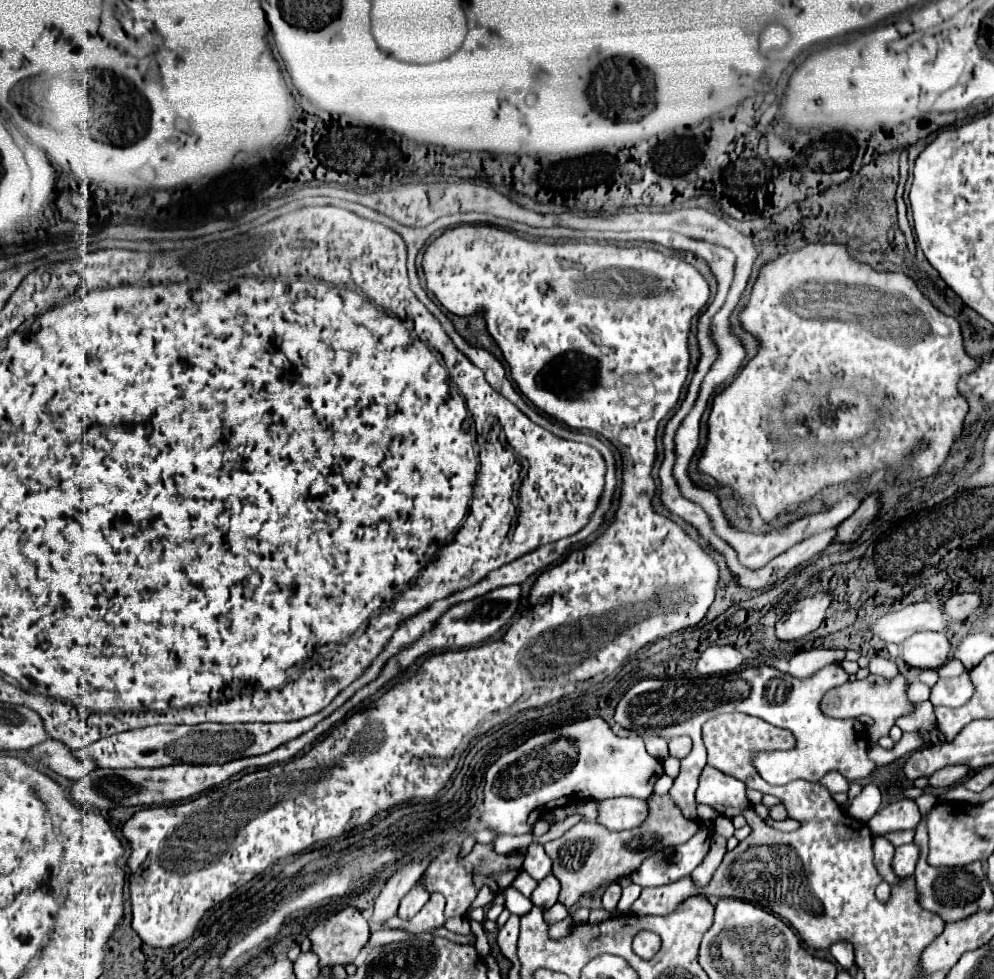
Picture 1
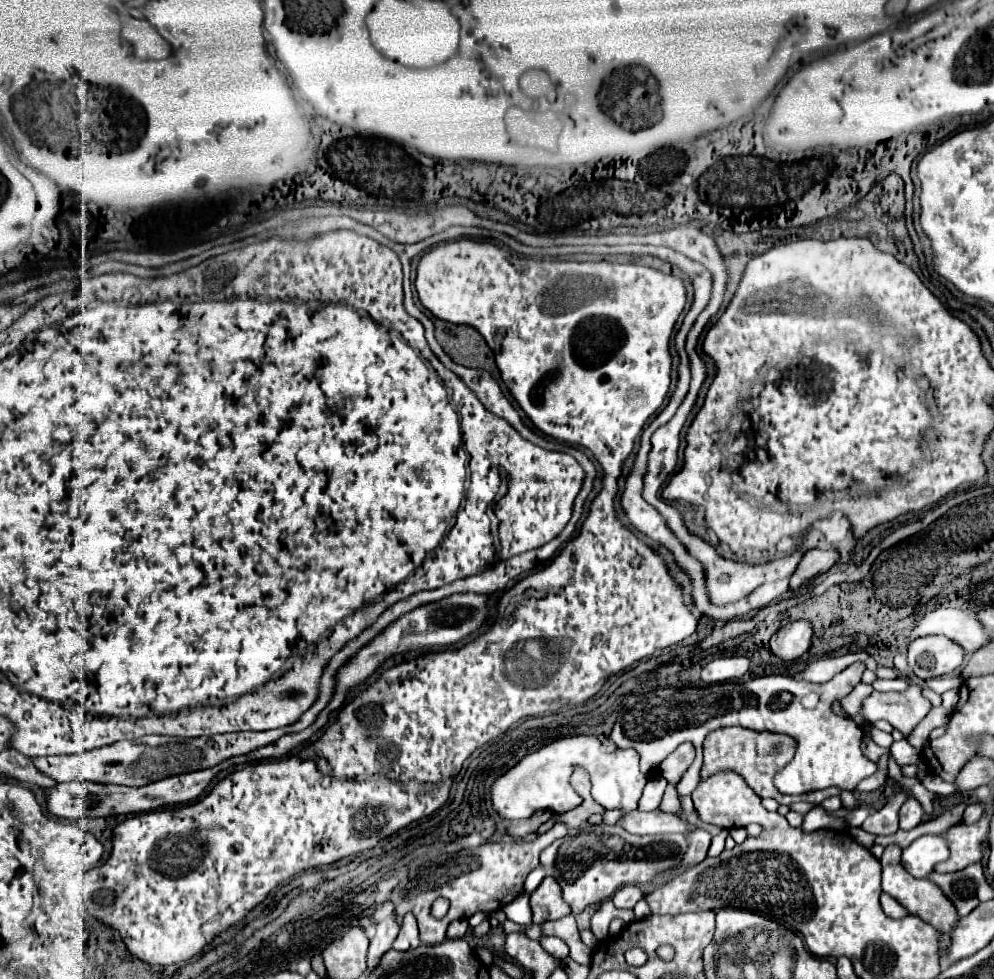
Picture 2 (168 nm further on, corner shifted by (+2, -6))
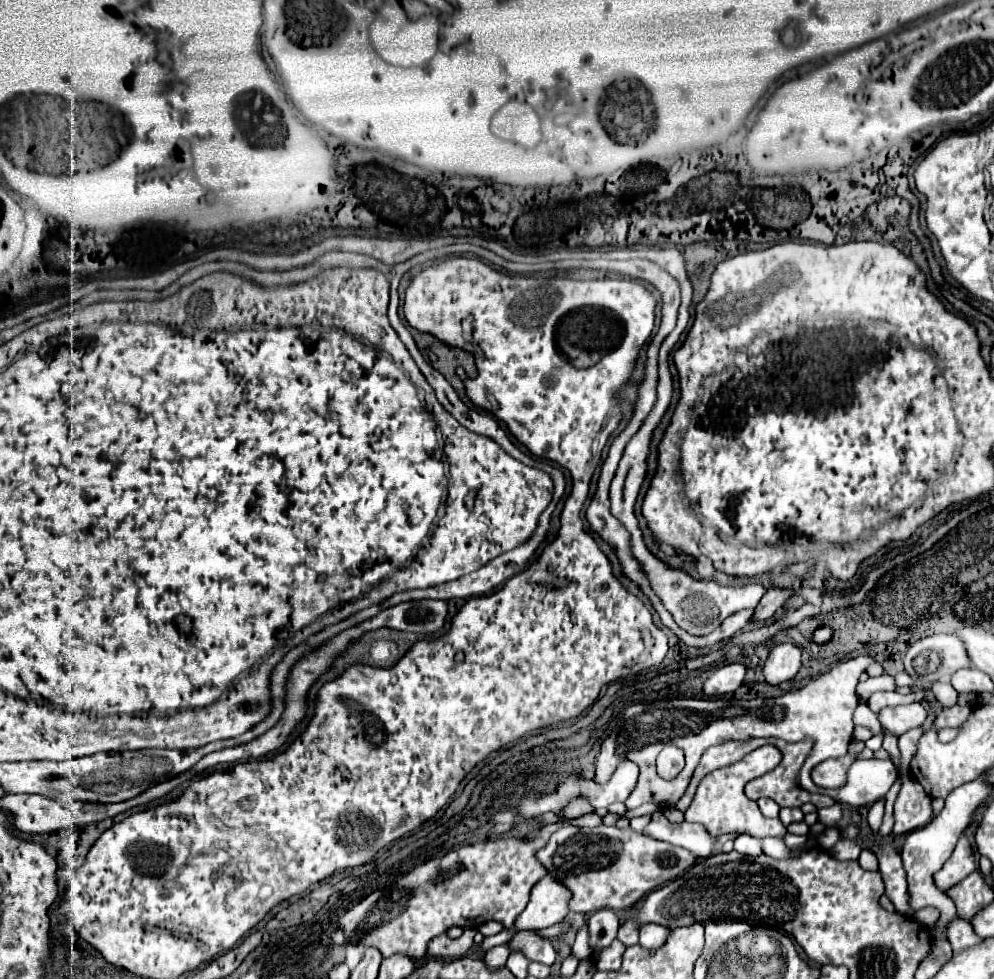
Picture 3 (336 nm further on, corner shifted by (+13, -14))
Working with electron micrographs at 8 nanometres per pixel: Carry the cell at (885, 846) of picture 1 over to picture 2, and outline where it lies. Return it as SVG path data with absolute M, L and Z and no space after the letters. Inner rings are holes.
M897 845L885 847L885 851L883 851L883 855L881 855L879 861L881 861L881 865L883 865L883 879L881 879L883 891L885 891L887 895L891 895L895 901L899 901L899 903L907 909L909 915L921 917L923 921L935 925L939 931L945 931L945 933L949 933L949 931L957 925L959 917L957 917L957 913L955 913L955 907L949 903L949 899L945 899L945 895L941 895L939 887L933 885L931 881L915 879L915 877L911 877L911 875L903 869L903 865L901 865L901 849L899 849Z

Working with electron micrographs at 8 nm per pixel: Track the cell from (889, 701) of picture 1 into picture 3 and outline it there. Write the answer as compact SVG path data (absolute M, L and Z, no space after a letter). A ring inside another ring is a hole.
M918 701L882 709L878 715L882 727L886 727L894 735L902 735L912 727L920 727L926 721L926 717L928 717L928 711Z

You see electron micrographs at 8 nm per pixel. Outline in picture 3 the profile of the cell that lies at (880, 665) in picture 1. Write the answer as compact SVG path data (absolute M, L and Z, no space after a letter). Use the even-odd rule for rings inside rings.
M878 691L874 695L870 695L868 699L868 707L878 715L878 711L882 707L894 707L894 705L904 705L904 703L910 703L914 701L912 695L902 695L902 693L896 693L896 691Z

